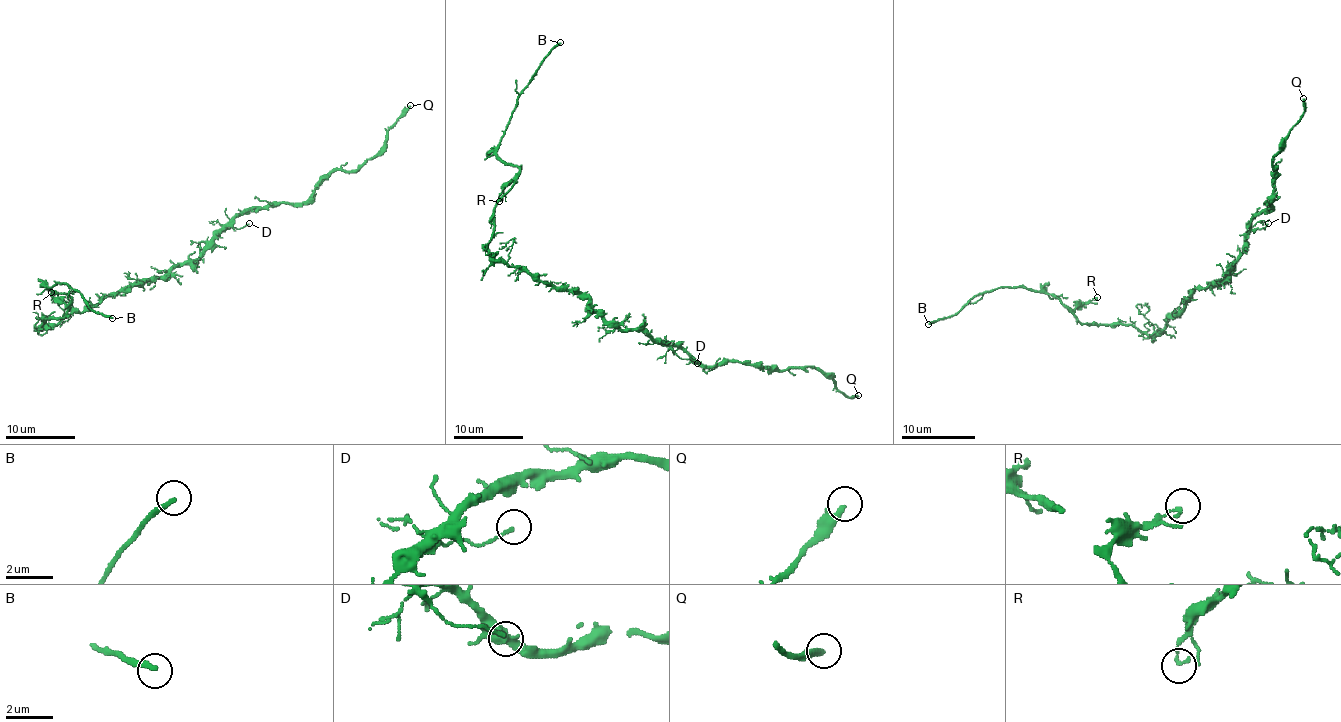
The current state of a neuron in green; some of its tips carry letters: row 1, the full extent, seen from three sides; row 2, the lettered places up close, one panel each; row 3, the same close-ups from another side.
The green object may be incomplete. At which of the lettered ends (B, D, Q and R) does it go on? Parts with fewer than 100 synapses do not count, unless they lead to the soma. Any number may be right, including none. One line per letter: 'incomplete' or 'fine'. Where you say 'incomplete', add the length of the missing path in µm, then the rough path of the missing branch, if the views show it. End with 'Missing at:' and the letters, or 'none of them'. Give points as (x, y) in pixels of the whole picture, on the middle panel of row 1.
B: incomplete; missing 15 µm; course (560, 42), (603, 20), (622, 4), (634, 7)
D: fine
Q: fine
R: fine
Missing at: B

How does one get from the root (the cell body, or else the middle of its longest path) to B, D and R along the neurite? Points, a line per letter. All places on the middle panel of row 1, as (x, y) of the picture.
B: (576, 293), (499, 262), (487, 246), (494, 205), (518, 170), (496, 148), (517, 96), (560, 42)
D: (576, 293), (607, 321), (622, 330), (641, 330), (679, 357), (697, 363)
R: (576, 293), (555, 290), (494, 257), (487, 246), (494, 233), (494, 205), (513, 179), (499, 195), (499, 201)

